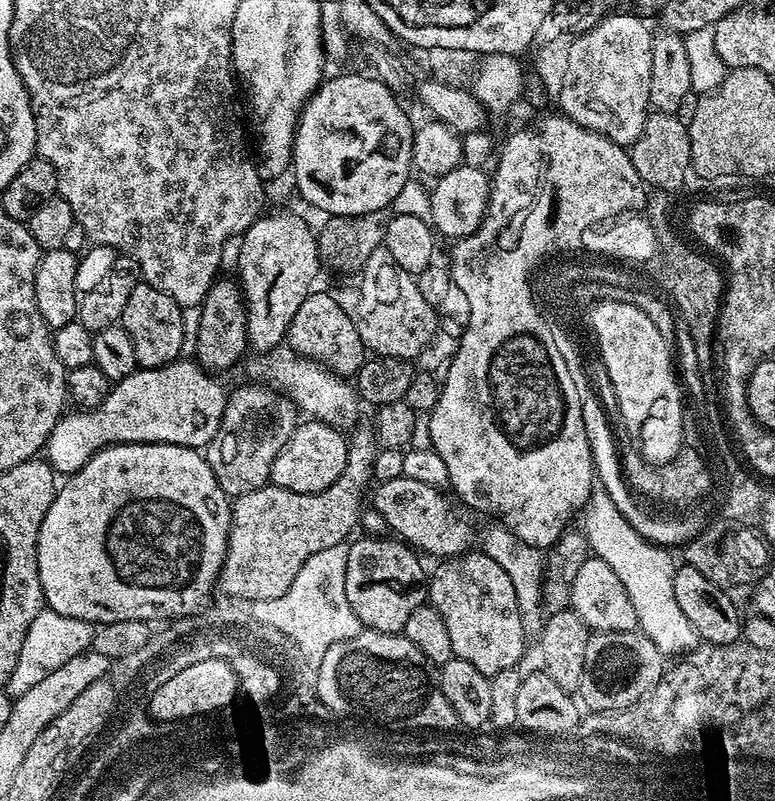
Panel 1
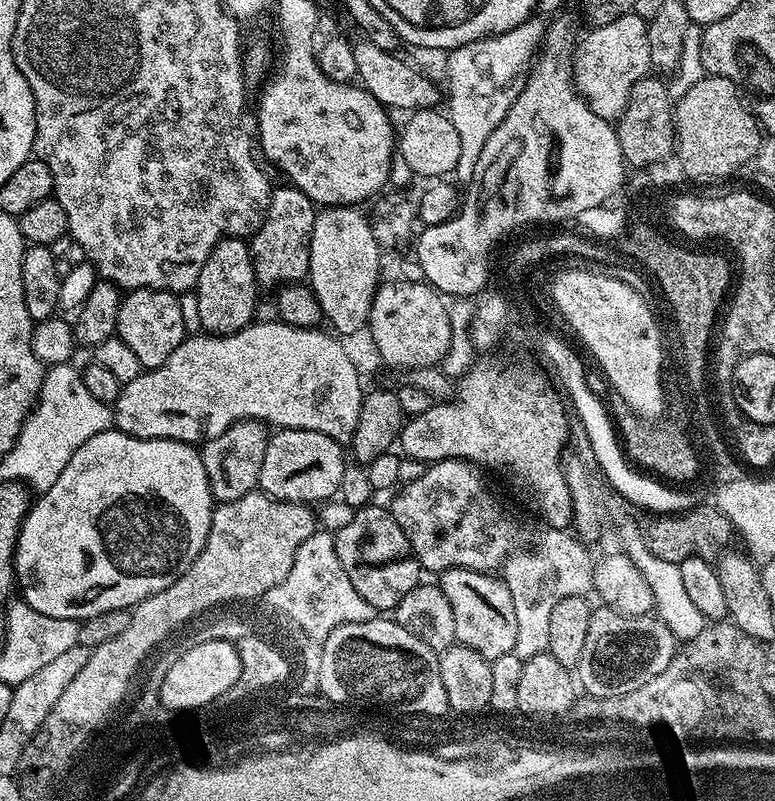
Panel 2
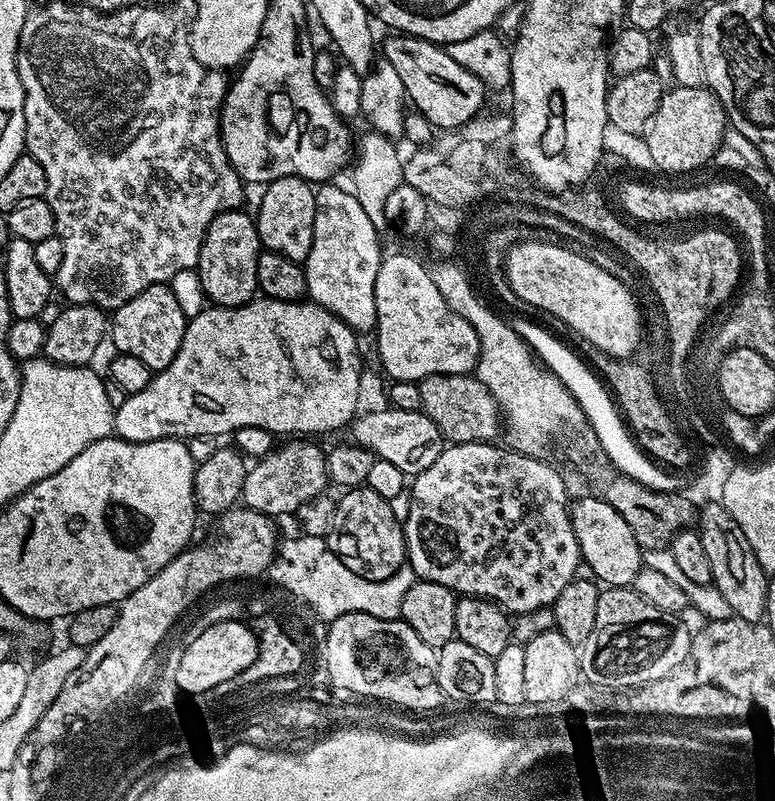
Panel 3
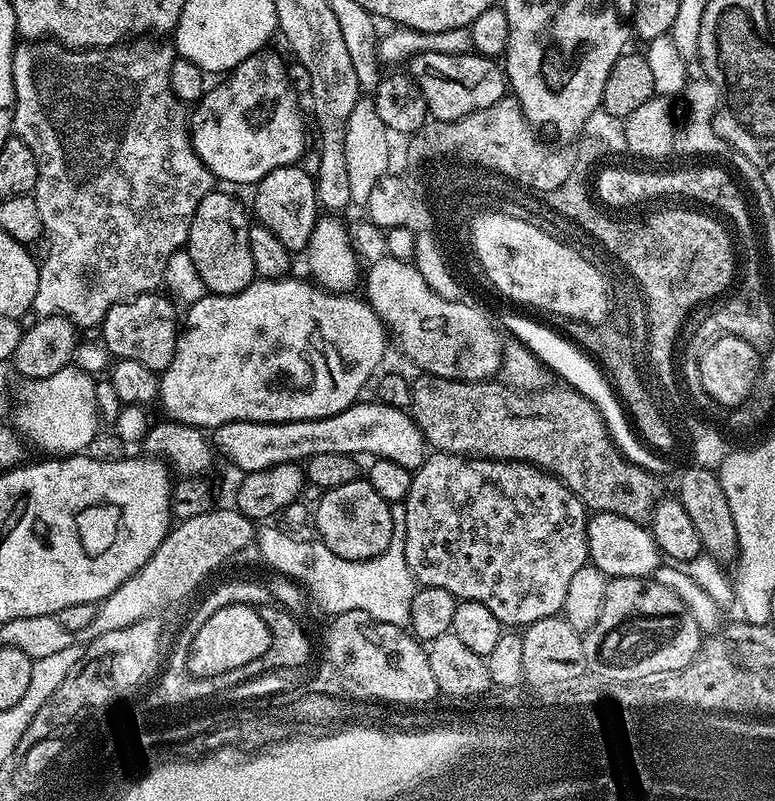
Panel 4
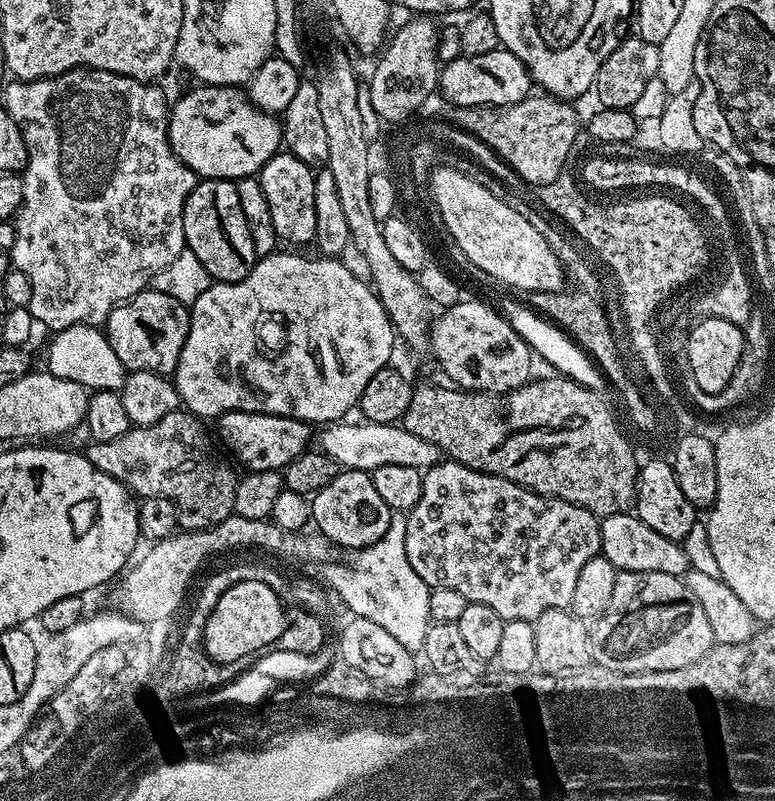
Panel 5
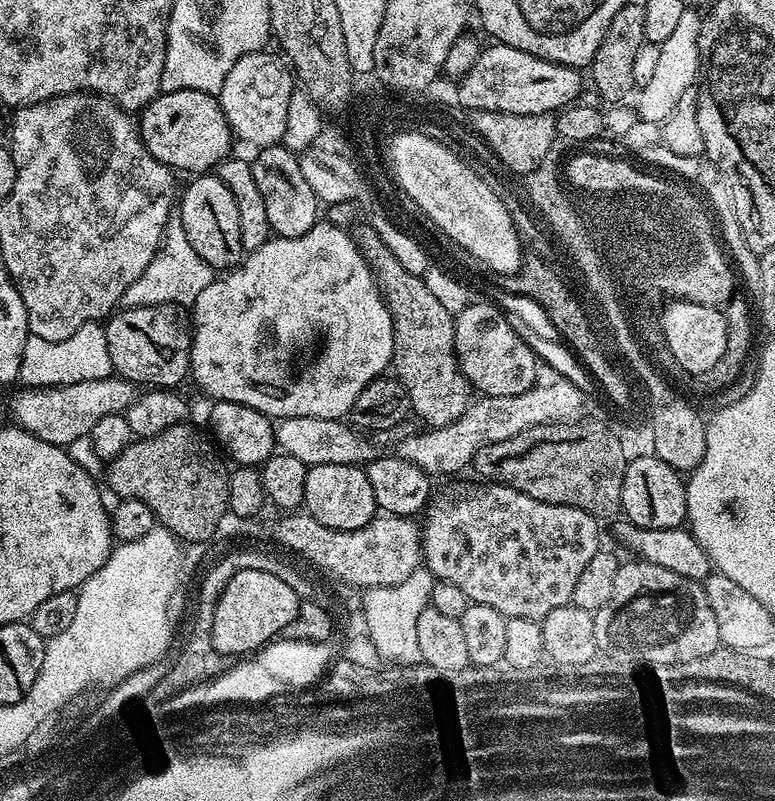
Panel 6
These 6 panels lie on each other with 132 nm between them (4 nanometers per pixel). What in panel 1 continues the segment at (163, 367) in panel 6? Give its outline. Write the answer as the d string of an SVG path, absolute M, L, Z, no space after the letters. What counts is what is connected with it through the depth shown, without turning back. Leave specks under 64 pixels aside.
M143 282L136 284L126 302L126 310L122 310L120 324L130 334L130 342L134 342L134 358L140 368L161 368L181 359L184 309L170 294Z

